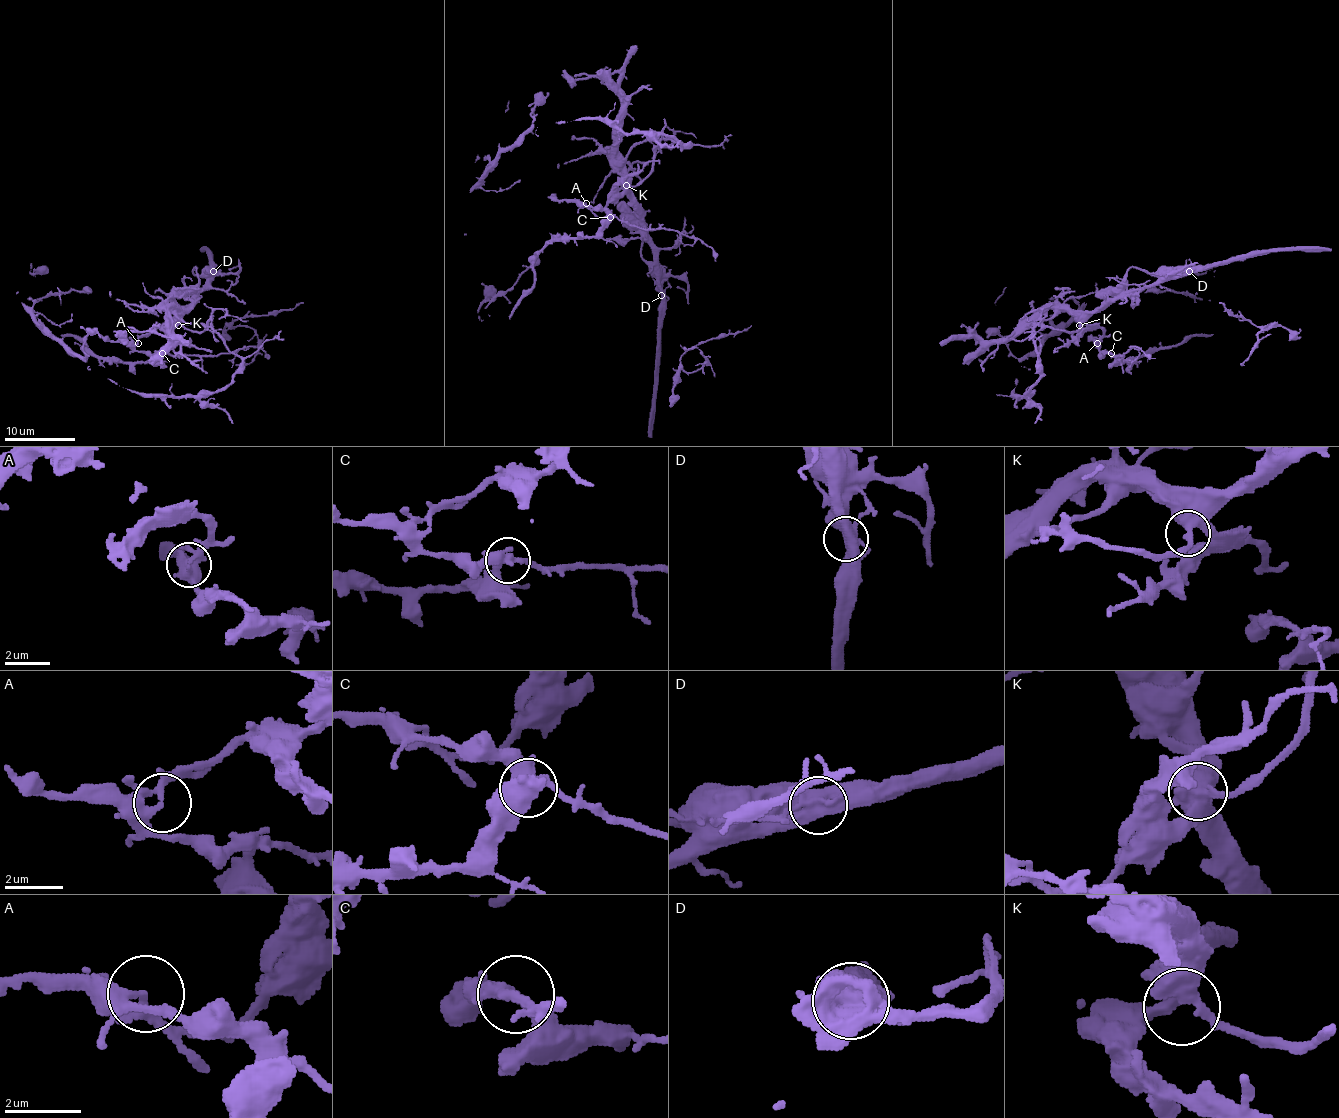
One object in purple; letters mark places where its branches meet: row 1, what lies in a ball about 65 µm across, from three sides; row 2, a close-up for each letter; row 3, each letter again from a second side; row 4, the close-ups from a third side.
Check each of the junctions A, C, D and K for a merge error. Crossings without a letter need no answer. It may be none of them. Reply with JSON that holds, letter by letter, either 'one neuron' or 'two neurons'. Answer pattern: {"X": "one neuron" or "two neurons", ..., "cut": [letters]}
{"A": "two neurons", "C": "one neuron", "D": "two neurons", "K": "one neuron", "cut": ["A", "D"]}

